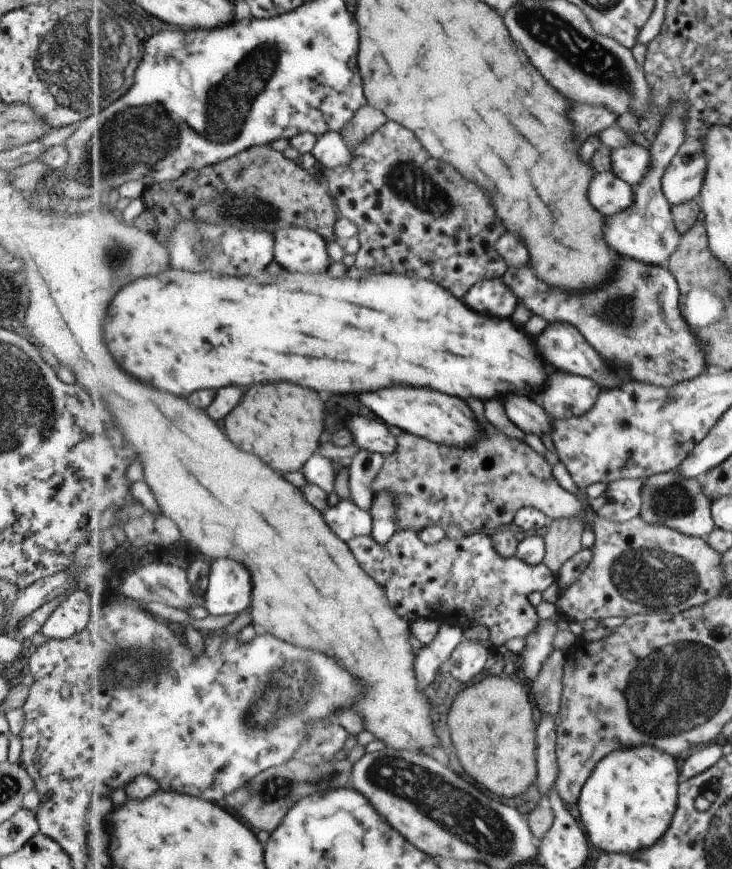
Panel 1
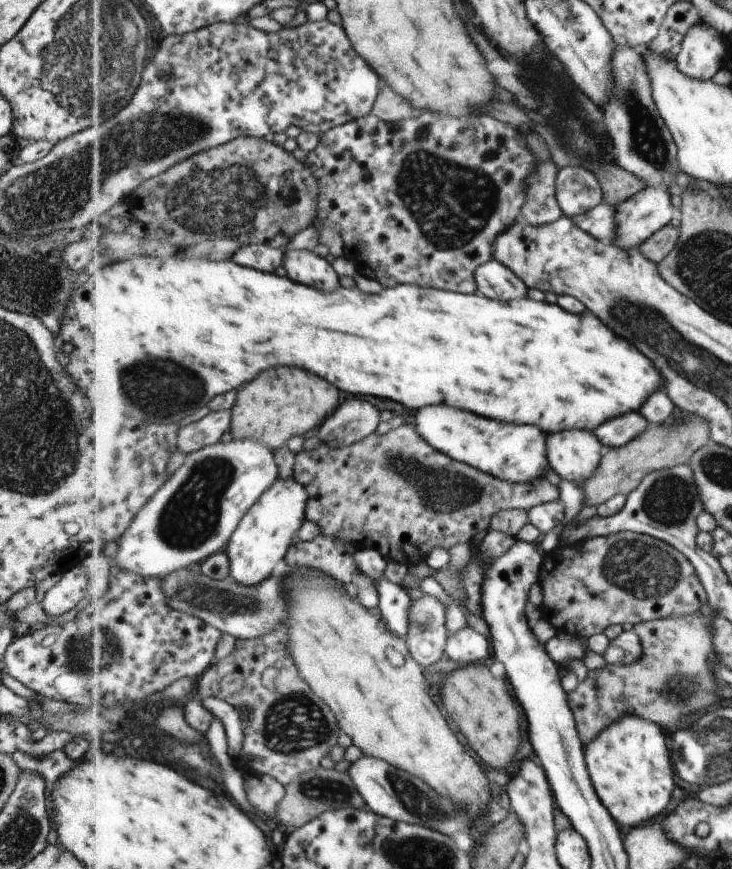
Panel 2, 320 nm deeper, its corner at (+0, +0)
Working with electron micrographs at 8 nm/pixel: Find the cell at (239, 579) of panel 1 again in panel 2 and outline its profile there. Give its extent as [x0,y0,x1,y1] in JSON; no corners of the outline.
[225,476,309,587]

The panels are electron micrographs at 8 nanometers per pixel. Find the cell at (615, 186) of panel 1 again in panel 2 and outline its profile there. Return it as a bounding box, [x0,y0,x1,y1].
[557,166,604,217]

